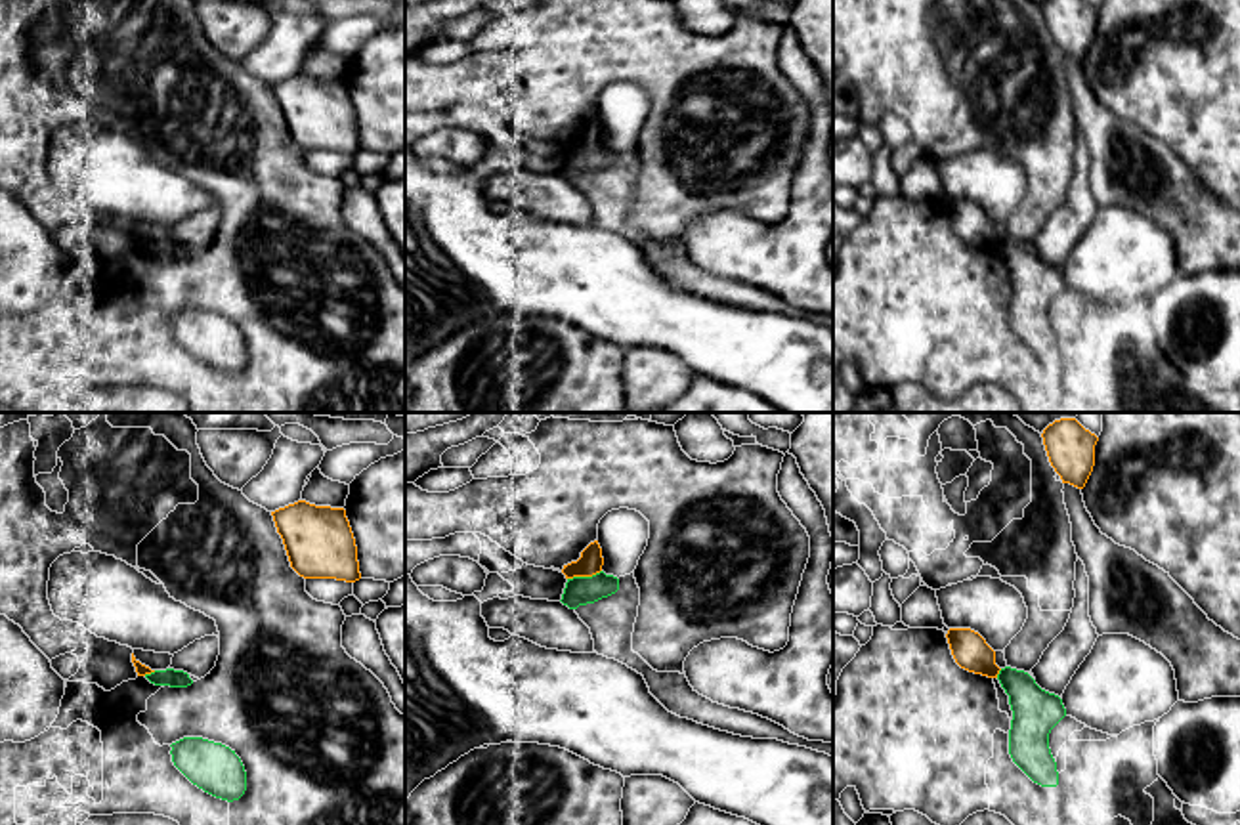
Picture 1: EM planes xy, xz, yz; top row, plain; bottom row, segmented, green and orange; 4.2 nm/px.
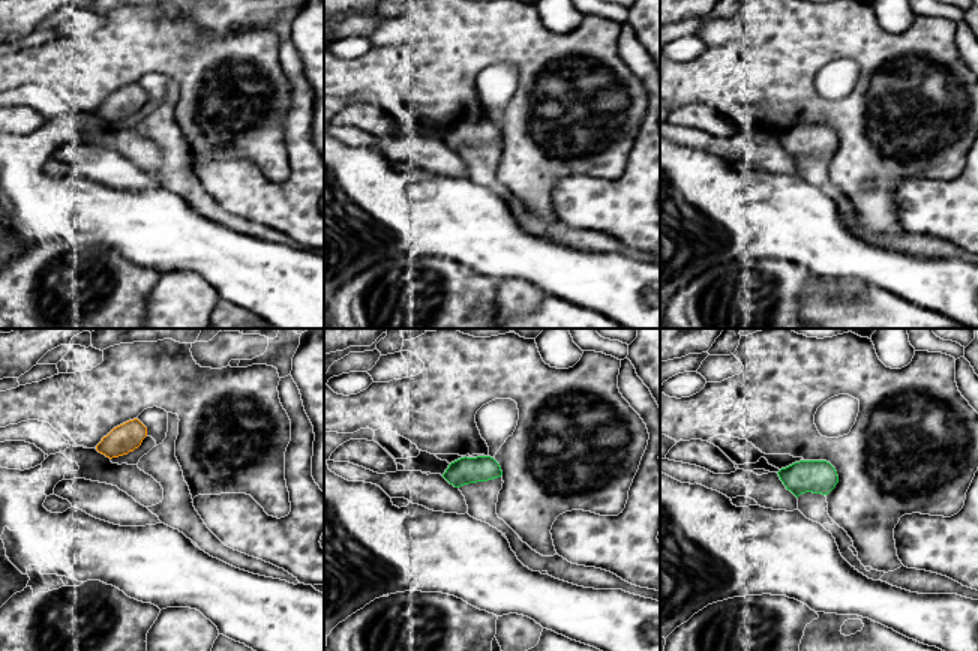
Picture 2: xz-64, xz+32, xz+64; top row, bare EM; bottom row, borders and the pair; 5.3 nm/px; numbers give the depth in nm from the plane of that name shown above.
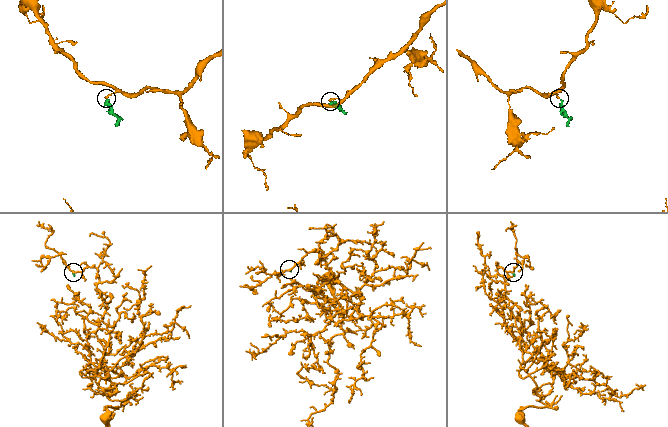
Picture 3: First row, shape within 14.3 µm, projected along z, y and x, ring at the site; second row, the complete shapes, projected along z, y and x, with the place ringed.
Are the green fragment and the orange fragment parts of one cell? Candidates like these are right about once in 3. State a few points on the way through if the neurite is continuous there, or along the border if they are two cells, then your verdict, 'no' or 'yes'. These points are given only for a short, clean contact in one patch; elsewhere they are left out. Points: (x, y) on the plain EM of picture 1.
border along xz (600, 142), (568, 151); no

